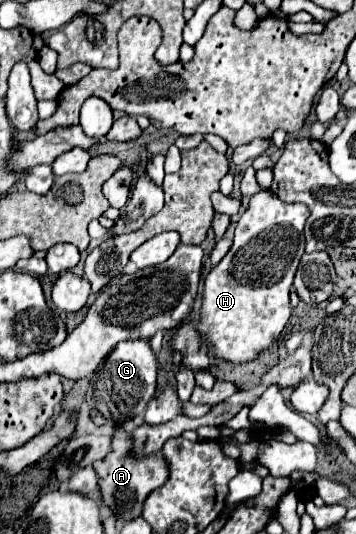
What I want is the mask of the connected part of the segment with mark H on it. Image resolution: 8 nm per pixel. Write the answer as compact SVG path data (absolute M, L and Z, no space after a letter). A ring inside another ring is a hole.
M262 190L250 198L246 212L236 224L230 252L210 270L204 282L204 302L198 330L212 342L212 348L208 350L210 356L236 364L250 362L280 336L290 320L290 288L294 282L294 272L304 254L304 220L308 214L310 212L306 204L286 204L270 190Z

